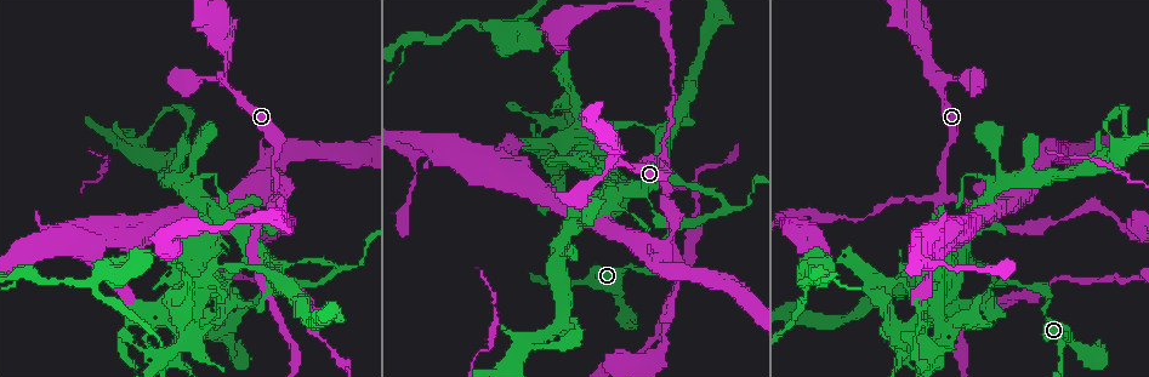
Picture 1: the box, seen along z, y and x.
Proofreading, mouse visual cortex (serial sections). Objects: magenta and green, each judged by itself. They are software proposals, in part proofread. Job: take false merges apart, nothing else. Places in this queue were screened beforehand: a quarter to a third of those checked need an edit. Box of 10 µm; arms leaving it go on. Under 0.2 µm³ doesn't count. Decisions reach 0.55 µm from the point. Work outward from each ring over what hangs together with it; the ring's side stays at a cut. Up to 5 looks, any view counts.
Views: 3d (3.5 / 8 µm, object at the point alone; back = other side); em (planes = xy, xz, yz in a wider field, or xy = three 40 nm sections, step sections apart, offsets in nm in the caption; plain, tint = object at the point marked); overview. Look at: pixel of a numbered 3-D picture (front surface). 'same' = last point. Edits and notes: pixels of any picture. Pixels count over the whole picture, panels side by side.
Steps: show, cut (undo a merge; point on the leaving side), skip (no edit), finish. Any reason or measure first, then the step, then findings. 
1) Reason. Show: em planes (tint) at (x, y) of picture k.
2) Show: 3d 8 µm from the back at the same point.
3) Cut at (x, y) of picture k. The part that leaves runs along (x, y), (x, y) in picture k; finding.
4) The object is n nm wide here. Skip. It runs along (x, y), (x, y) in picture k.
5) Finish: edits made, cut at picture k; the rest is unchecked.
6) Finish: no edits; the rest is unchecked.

Sharp bend. Show: 3d 8 µm at (256, 301) of picture 1.

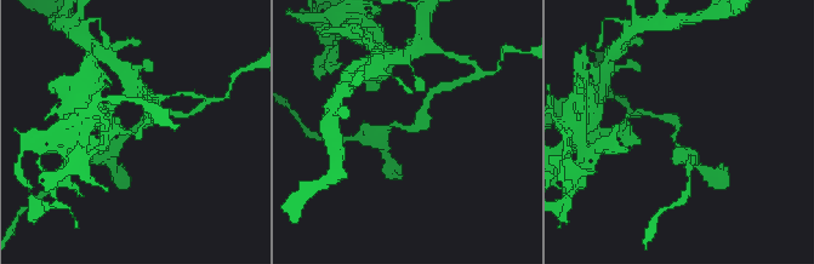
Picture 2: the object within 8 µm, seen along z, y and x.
Show: 3d 3.5 µm at the same point.

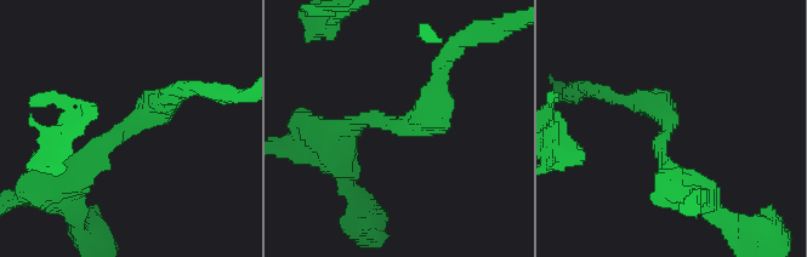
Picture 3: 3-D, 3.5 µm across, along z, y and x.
The arms are 300, 350 nm wide; now the EM. Show: em planes (tint) at (391, 124) of picture 3.

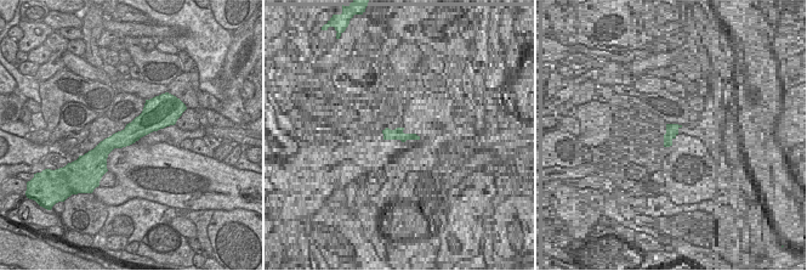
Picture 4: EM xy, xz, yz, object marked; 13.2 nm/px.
The object is 280 nm wide here. Skip. It runs along (164, 123), (146, 123), (94, 152) in picture 4; all the same cell.

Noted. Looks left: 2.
Four arms meet. Show: 3d 3.5 µm at (667, 160) of picture 1.

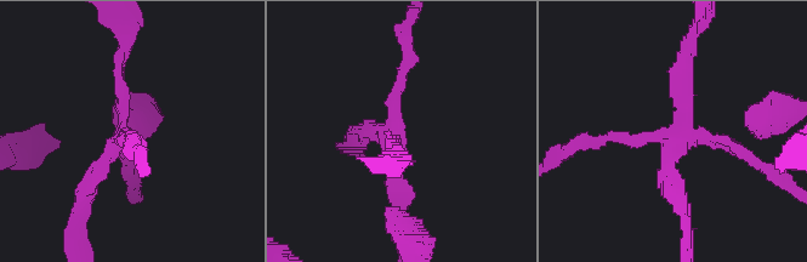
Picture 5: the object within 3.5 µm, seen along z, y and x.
4 arms meet here; the arms are 200, 200, 200, 200 nm wide. Show: em xy step 3 (tint) at (685, 123) of picture 5.

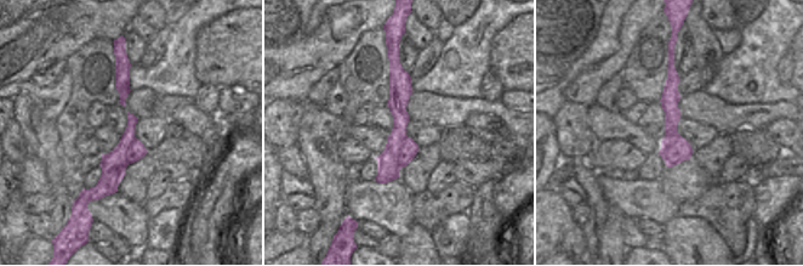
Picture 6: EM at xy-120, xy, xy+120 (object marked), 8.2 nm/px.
Cut at (732, 146) of picture 5. A border runs along (406, 136), (399, 153), (400, 168) in picture 6; a second cell is stuck on.

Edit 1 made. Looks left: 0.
Finish: edits made, cut at picture 5; the rest is unchecked.

